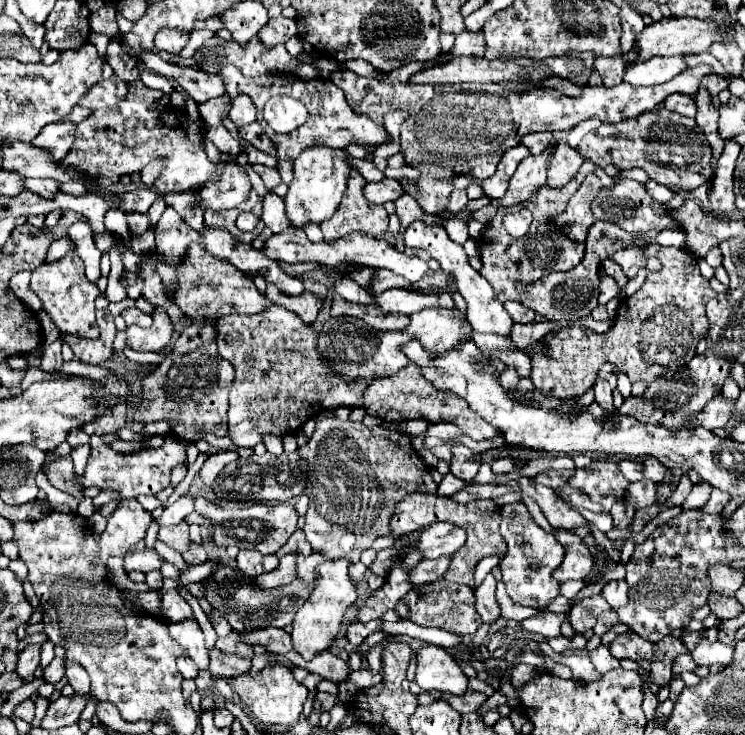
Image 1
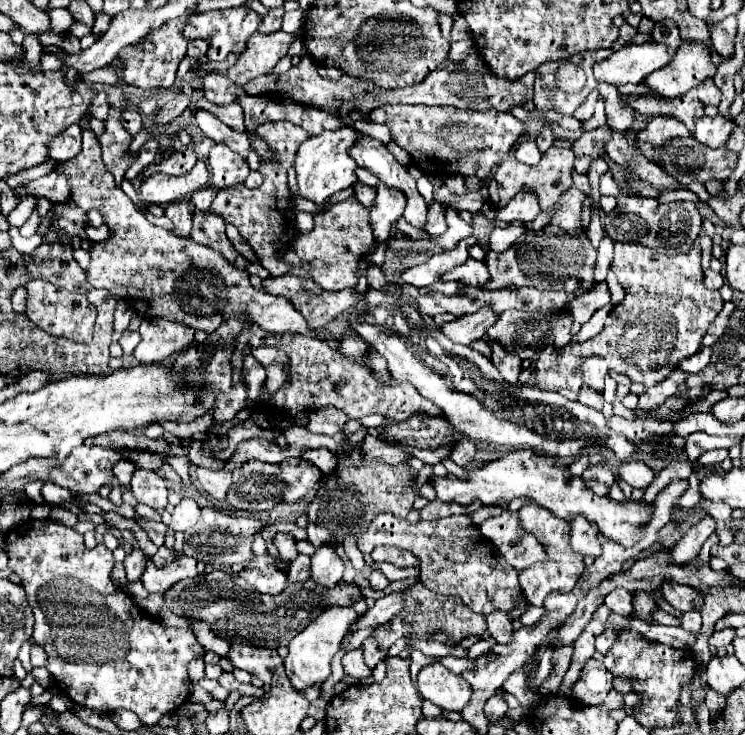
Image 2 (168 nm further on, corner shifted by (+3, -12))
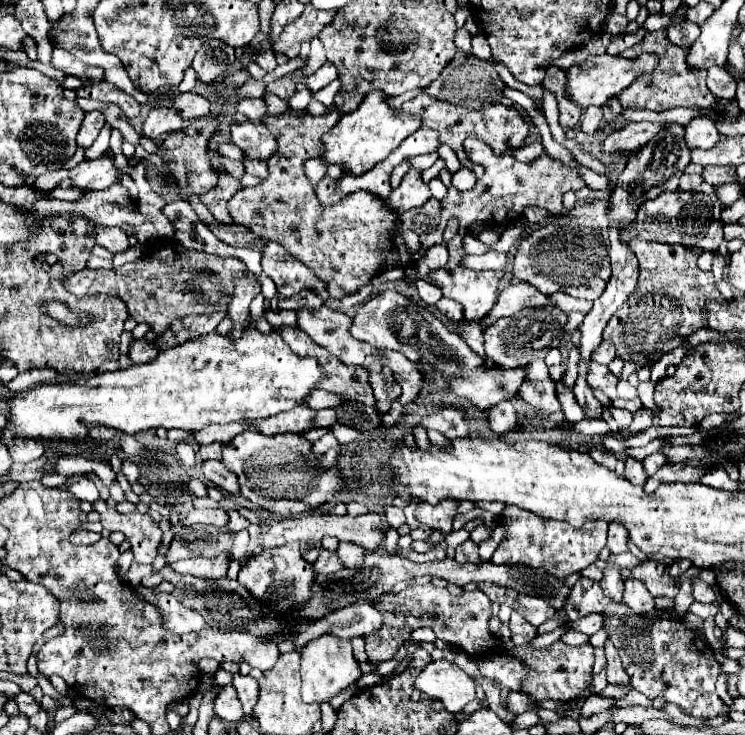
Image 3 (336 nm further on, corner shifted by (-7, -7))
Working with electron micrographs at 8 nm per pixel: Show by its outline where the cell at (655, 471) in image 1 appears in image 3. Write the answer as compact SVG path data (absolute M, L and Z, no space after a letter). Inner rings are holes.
M628 457L626 459L626 471L624 471L624 477L632 483L632 485L644 485L646 483L646 473L642 469L642 463L636 461L634 457Z

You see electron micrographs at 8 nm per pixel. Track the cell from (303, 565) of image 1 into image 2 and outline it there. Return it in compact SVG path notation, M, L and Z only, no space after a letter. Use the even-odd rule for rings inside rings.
M318 548L310 562L310 580L324 588L332 588L342 580L344 564L332 548Z

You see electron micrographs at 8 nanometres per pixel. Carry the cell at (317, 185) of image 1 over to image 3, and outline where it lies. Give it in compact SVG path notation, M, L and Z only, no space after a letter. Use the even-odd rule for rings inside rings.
M374 89L364 97L354 113L344 115L338 125L322 137L322 143L326 145L324 157L328 165L340 165L342 169L346 169L348 175L364 175L376 163L386 159L408 135L418 131L418 127L418 115L396 111L388 105L388 95L380 89Z

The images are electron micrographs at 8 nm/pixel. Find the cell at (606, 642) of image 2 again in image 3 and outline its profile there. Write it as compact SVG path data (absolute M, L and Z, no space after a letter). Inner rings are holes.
M606 641L604 645L604 651L606 651L606 671L608 671L608 683L610 685L628 685L628 675L626 671L622 669L622 663L620 663L620 655L614 653L616 649L612 647L612 641Z

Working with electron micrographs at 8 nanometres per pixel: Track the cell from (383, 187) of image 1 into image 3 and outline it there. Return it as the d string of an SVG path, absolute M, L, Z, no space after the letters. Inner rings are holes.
M410 169L406 173L406 177L402 179L400 187L394 189L388 197L388 207L402 215L404 211L408 209L414 209L414 207L422 207L428 199L432 197L428 185L422 181L422 171L418 169Z

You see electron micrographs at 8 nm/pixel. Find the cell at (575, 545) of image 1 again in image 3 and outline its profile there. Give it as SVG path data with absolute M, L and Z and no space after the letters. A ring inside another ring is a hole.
M506 507L498 519L498 525L504 527L504 539L492 555L492 563L496 565L516 565L526 563L534 567L542 567L554 577L564 579L572 573L580 573L584 567L592 565L598 559L600 549L606 545L608 523L606 521L590 521L584 527L570 527L568 523L540 519L530 511L522 511L518 507Z

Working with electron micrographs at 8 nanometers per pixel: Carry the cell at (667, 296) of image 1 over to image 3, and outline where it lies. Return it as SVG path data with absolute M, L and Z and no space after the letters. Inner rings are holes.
M702 237L700 243L686 247L682 243L666 245L646 239L630 239L630 247L640 261L638 287L628 297L628 301L610 317L604 329L604 339L616 345L616 353L622 361L636 361L644 365L648 359L658 359L662 353L676 349L682 341L706 327L706 303L720 301L722 295L714 287L714 277L710 271L702 271L696 259L706 249L716 249L718 239Z

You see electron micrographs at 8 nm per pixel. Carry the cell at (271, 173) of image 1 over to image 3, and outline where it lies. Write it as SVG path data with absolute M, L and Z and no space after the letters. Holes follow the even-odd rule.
M244 161L244 167L246 167L246 171L252 171L252 175L256 175L256 177L266 179L266 175L268 175L268 165L264 161Z

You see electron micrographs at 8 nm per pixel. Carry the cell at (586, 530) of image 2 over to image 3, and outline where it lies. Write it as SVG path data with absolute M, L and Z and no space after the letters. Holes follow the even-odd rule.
M610 523L606 547L608 547L614 555L626 553L626 551L628 551L628 541L630 541L630 535L626 535L626 529L624 529L620 523Z

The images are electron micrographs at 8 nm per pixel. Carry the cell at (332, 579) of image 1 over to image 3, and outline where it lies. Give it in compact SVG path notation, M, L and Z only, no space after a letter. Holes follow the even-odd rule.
M322 635L308 643L302 653L302 699L304 703L324 703L330 701L330 697L338 695L340 691L348 689L354 685L360 677L362 671L358 667L356 657L352 655L352 645L346 639L338 639L334 635Z

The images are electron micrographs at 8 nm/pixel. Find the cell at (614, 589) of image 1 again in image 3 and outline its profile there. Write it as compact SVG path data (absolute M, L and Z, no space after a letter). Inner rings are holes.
M626 579L626 589L624 589L624 603L636 611L636 613L652 613L654 607L654 597L646 589L646 585L638 579Z

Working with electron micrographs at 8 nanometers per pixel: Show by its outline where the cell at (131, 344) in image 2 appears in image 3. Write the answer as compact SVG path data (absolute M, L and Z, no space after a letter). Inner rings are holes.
M136 339L130 347L130 359L134 365L138 363L148 363L150 359L154 359L154 355L158 355L158 349L154 345L150 345L146 339Z

